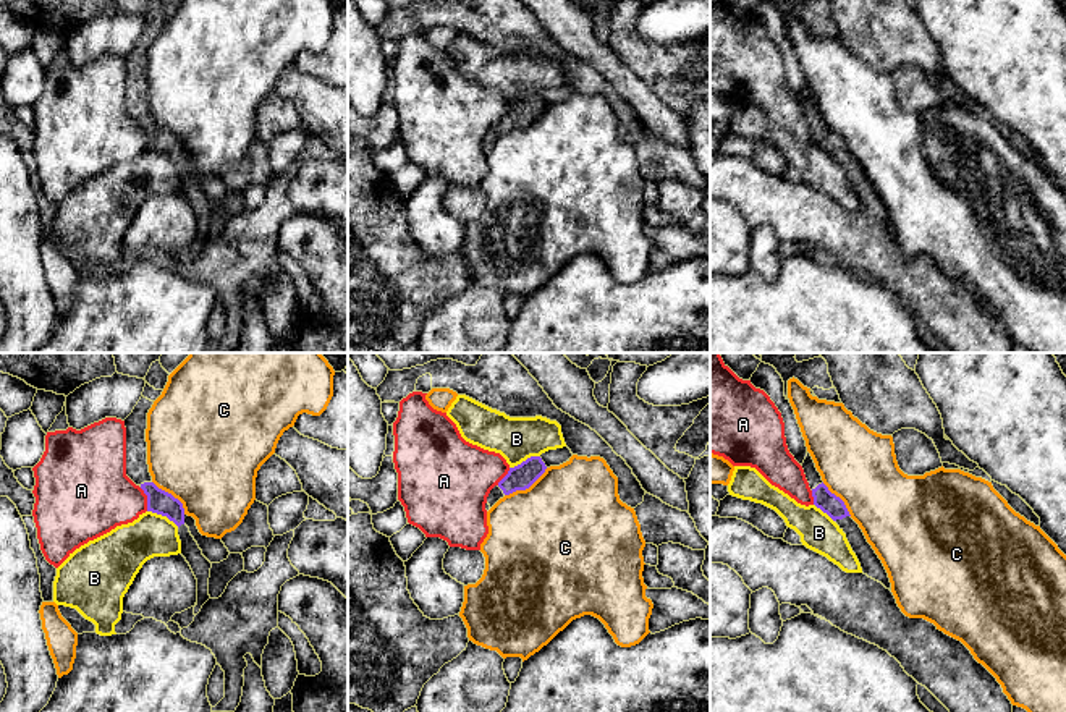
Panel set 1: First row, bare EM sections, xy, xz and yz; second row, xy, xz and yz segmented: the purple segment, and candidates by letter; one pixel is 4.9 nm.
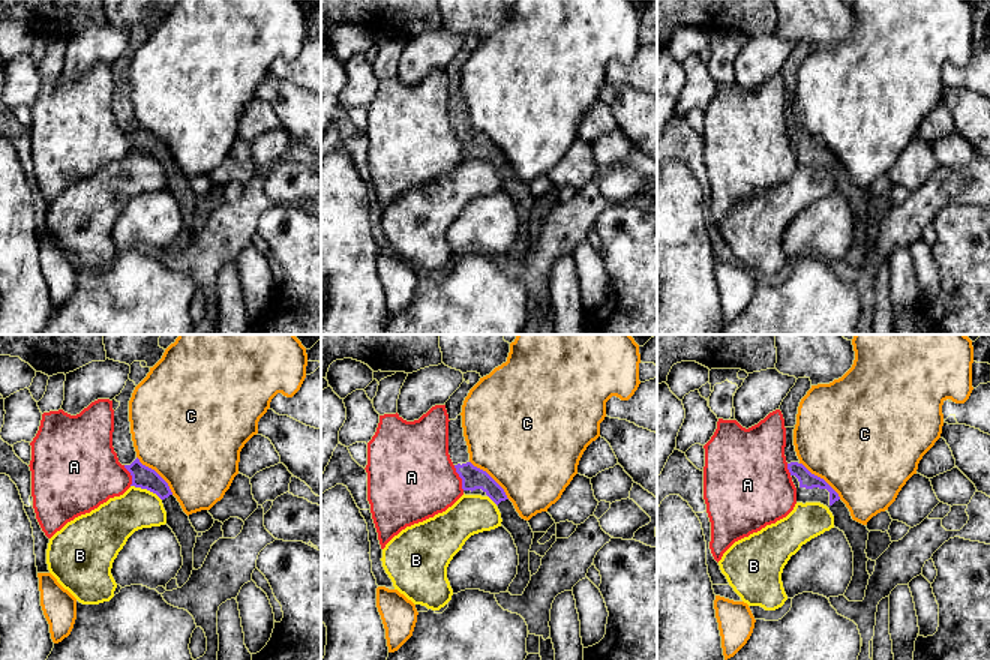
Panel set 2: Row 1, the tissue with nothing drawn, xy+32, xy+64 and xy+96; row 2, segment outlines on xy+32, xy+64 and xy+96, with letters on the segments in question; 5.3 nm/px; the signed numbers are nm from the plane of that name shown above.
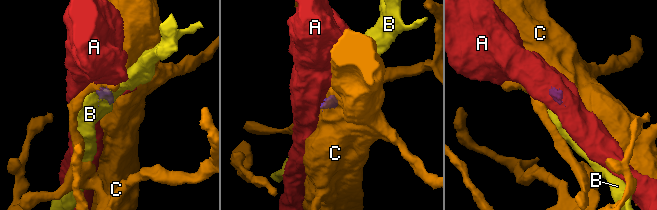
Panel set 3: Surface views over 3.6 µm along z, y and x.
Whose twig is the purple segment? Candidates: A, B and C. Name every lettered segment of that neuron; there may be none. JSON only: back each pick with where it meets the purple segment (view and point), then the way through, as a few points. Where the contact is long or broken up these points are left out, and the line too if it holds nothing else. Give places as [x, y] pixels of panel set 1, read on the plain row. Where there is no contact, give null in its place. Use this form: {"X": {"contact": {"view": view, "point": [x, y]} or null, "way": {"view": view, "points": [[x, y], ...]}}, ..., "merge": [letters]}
{"merge": []}

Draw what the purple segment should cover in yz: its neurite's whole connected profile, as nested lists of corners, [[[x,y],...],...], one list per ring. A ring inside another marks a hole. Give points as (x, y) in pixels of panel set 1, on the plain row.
[[[809,89],[801,104],[812,128],[814,142],[827,150],[846,172],[846,176],[861,201],[862,210],[891,228],[891,220],[882,197],[867,180],[859,162],[851,155],[844,139],[831,131],[823,121]]]

